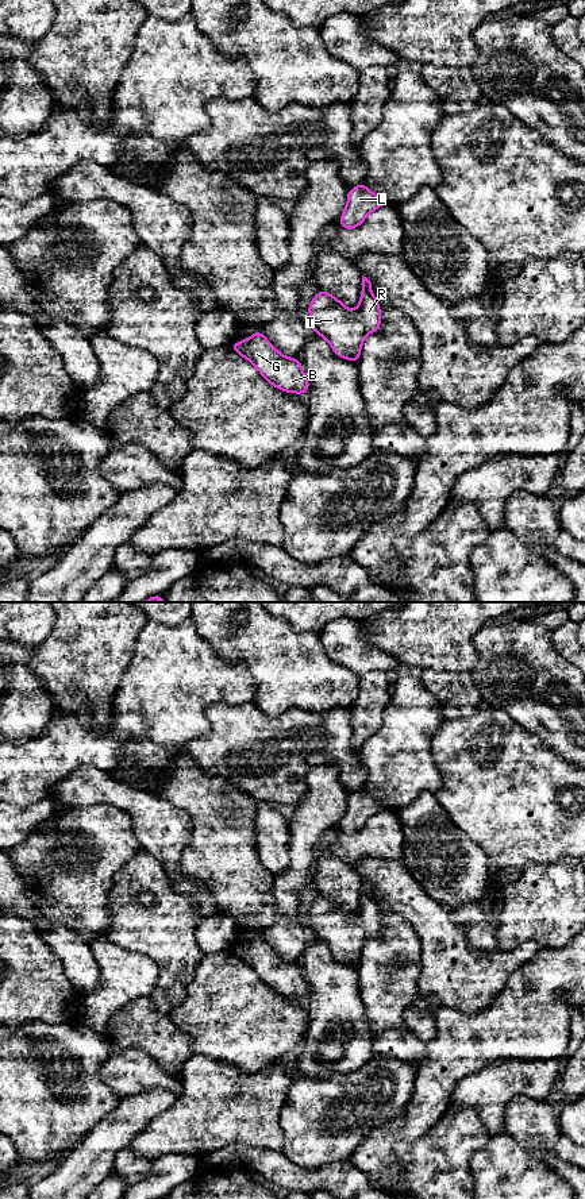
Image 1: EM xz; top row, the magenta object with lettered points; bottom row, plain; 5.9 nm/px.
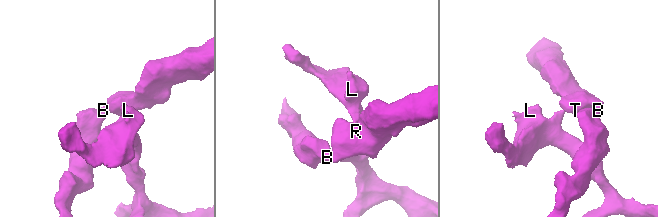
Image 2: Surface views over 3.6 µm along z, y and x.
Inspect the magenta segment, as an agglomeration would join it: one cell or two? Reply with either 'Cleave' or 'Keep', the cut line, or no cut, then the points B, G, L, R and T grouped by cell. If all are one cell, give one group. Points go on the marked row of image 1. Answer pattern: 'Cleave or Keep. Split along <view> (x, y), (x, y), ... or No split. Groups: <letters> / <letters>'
Cleave. Split along xz (362, 289), (370, 292). Groups: B G R T / L

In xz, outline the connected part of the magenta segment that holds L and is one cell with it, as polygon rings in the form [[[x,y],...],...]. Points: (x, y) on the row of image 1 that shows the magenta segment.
[[[365,184],[349,189],[347,204],[342,212],[339,227],[354,230],[361,225],[367,215],[380,207],[386,205]]]

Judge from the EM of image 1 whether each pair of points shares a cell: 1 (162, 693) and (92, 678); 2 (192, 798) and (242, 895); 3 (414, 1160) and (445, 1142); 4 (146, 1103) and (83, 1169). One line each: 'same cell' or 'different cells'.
1: different cells
2: same cell
3: same cell
4: same cell

